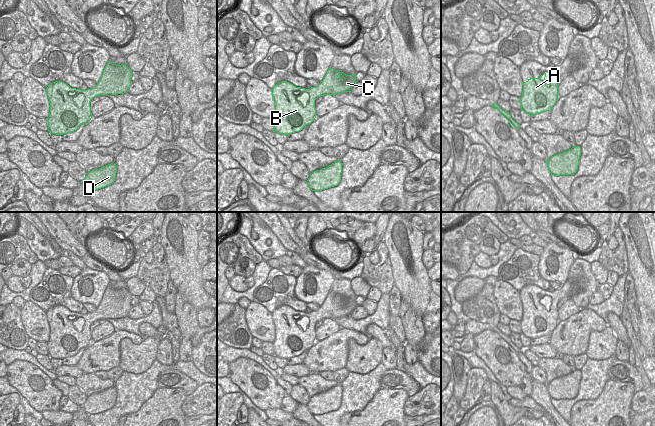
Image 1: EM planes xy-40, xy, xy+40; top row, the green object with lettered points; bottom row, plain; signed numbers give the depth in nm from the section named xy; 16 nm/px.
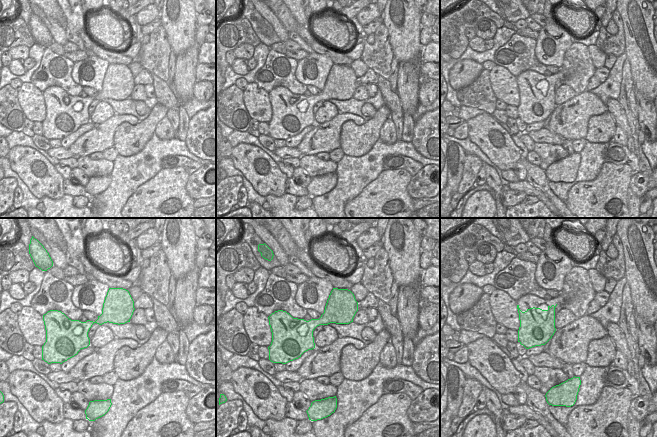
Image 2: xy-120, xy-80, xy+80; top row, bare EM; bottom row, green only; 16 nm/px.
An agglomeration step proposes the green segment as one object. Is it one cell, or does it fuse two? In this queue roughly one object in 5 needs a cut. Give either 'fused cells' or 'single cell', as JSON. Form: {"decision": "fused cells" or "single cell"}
{"decision": "single cell"}

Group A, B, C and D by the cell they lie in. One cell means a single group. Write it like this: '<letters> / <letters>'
A B C D

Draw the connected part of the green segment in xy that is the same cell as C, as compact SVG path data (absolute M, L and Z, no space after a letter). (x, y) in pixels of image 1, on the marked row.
M329 68L324 79L317 87L305 89L296 87L287 81L276 84L271 89L275 102L275 116L273 118L274 132L289 135L301 131L304 127L308 127L316 118L315 100L318 97L350 92L356 82L355 74L346 75L343 72Z

